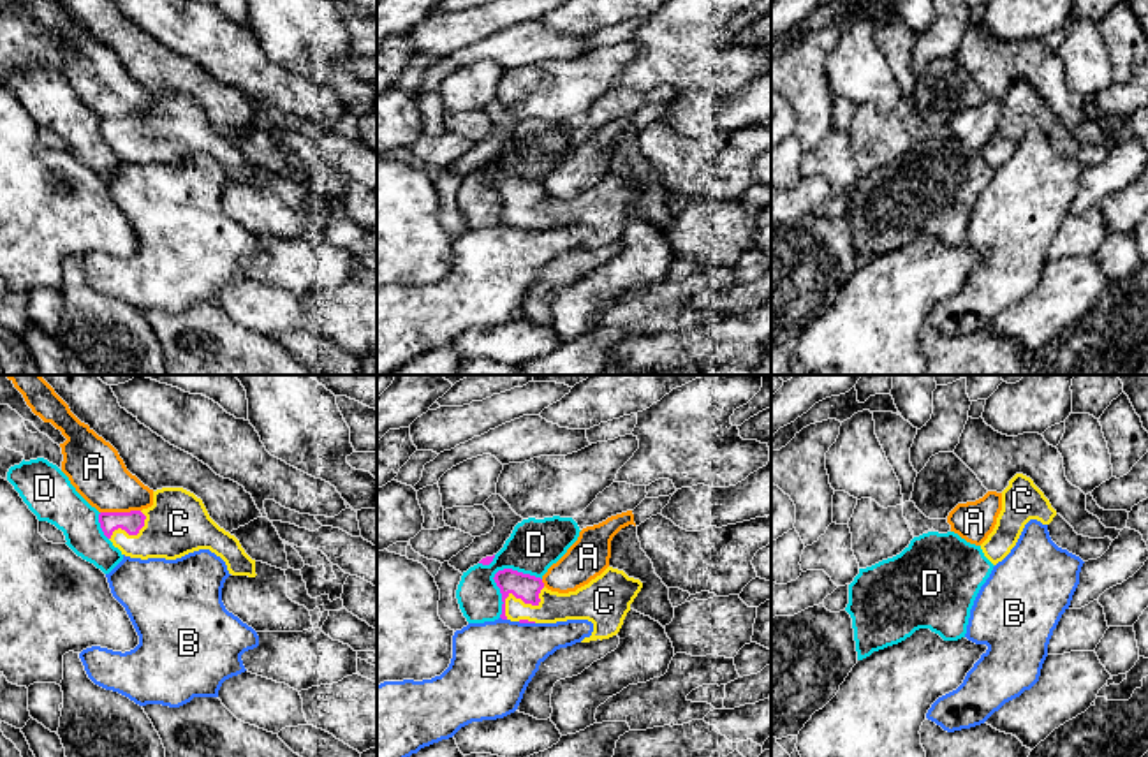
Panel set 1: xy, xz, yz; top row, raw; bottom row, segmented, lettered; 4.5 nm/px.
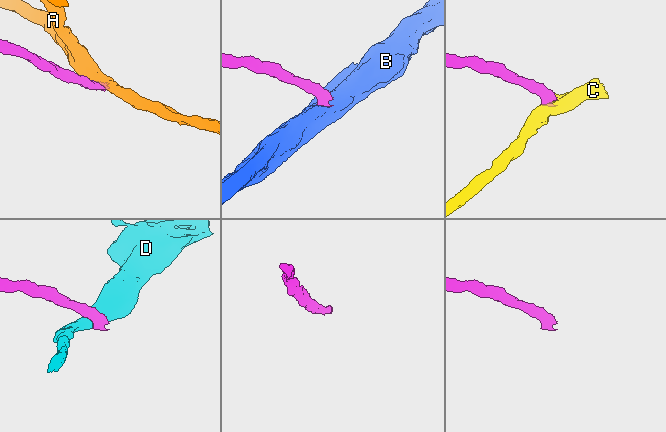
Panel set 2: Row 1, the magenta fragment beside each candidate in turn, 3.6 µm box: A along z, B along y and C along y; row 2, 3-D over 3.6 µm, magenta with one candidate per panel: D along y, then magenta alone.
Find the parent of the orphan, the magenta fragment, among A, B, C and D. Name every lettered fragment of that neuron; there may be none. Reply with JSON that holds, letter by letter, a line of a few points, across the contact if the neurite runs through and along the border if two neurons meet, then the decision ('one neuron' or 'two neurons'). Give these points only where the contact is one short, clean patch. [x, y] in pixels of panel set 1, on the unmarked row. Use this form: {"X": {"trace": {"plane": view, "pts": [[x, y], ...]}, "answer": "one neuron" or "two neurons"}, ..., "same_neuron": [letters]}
{"A": {"trace": {"plane": "xy", "pts": [[139, 115], [101, 118]]}, "answer": "two neurons"}, "B": {"trace": {"plane": "xz", "pts": [[500, 222], [506, 226]]}, "answer": "two neurons"}, "C": {"trace": {"plane": "xz", "pts": [[525, 192], [520, 203], [553, 212]]}, "answer": "one neuron"}, "D": {"trace": {"plane": "xz", "pts": [[541, 183], [500, 175], [493, 183], [502, 208], [499, 222]]}, "answer": "two neurons"}, "same_neuron": ["C"]}

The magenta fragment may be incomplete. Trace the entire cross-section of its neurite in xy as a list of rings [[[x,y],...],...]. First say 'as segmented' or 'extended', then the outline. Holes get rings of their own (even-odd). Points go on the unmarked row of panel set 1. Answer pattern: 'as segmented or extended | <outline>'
extended | [[[183,93],[153,97],[153,111],[130,118],[100,118],[104,141],[130,164],[176,165],[199,155],[220,162],[229,180],[255,183],[252,165],[239,146],[220,134],[201,104]]]

